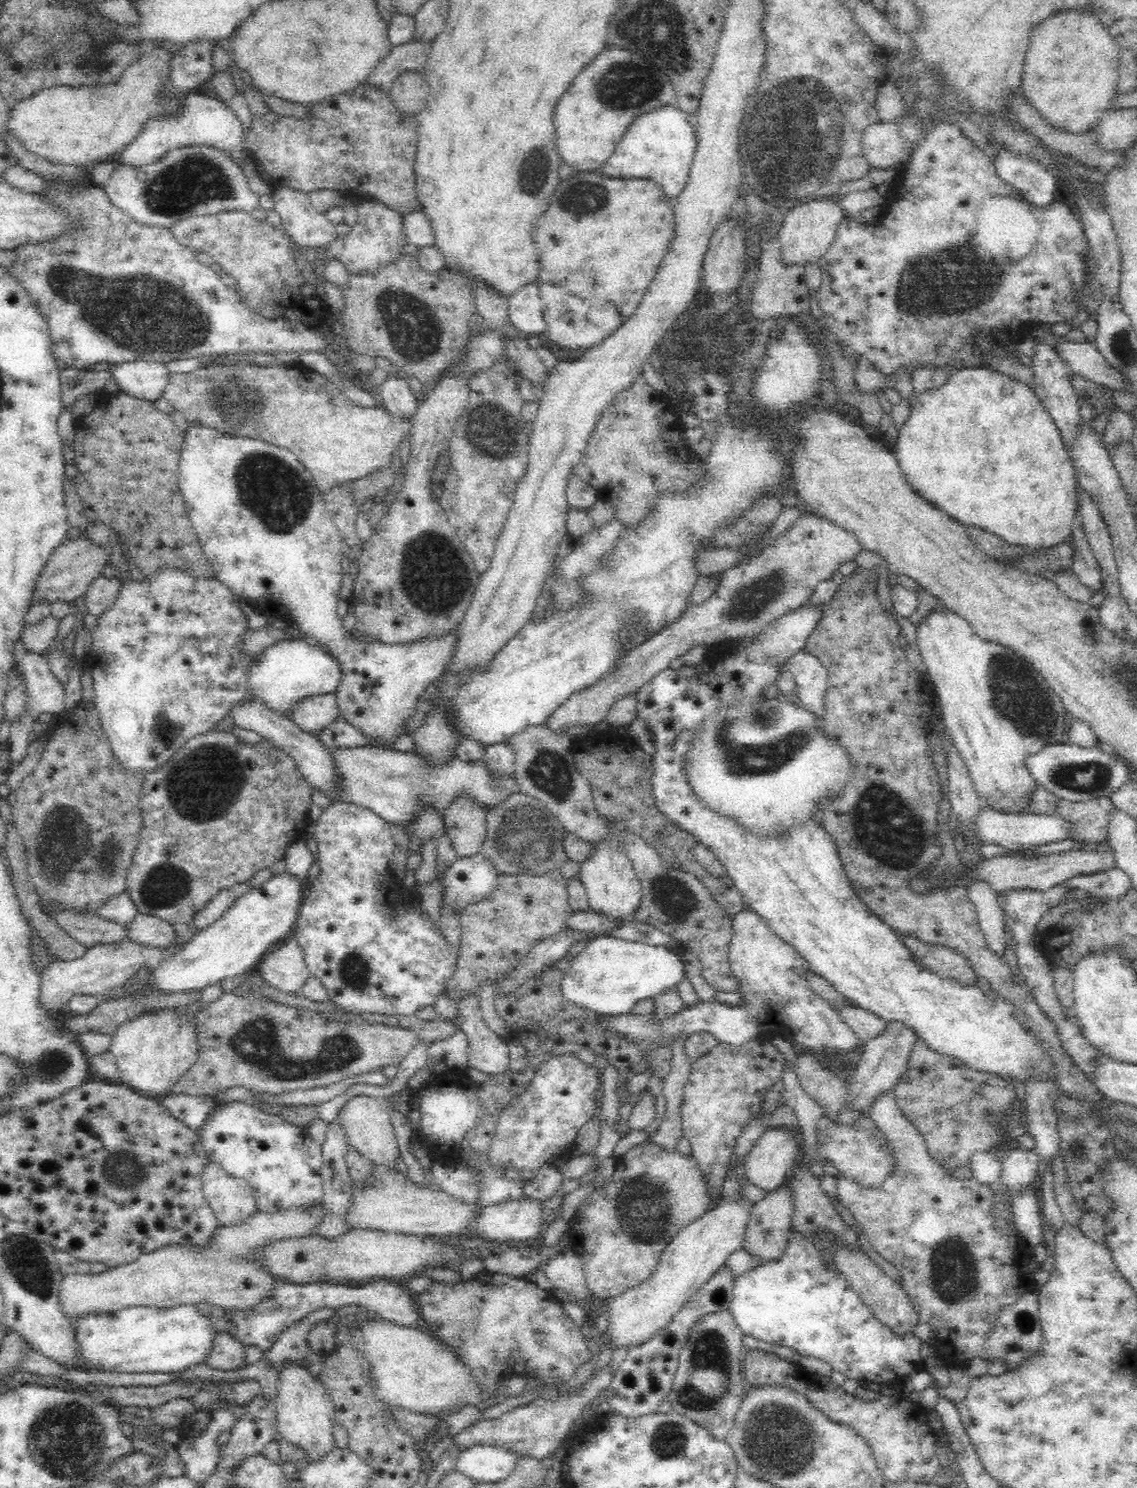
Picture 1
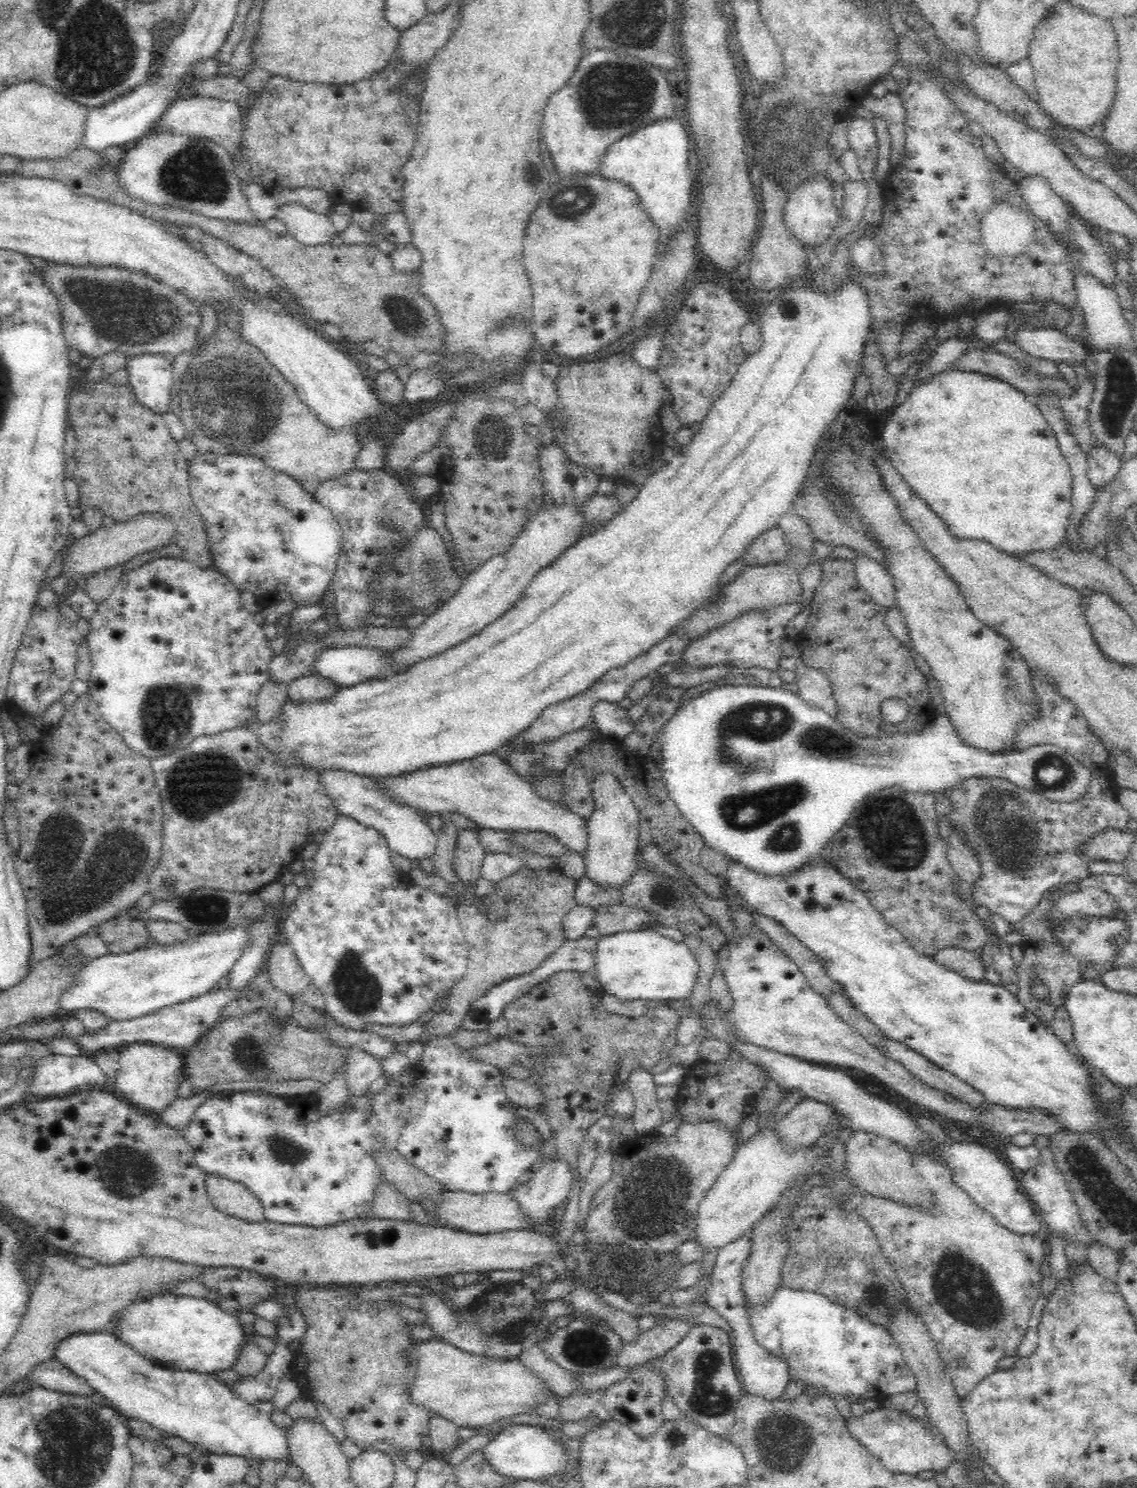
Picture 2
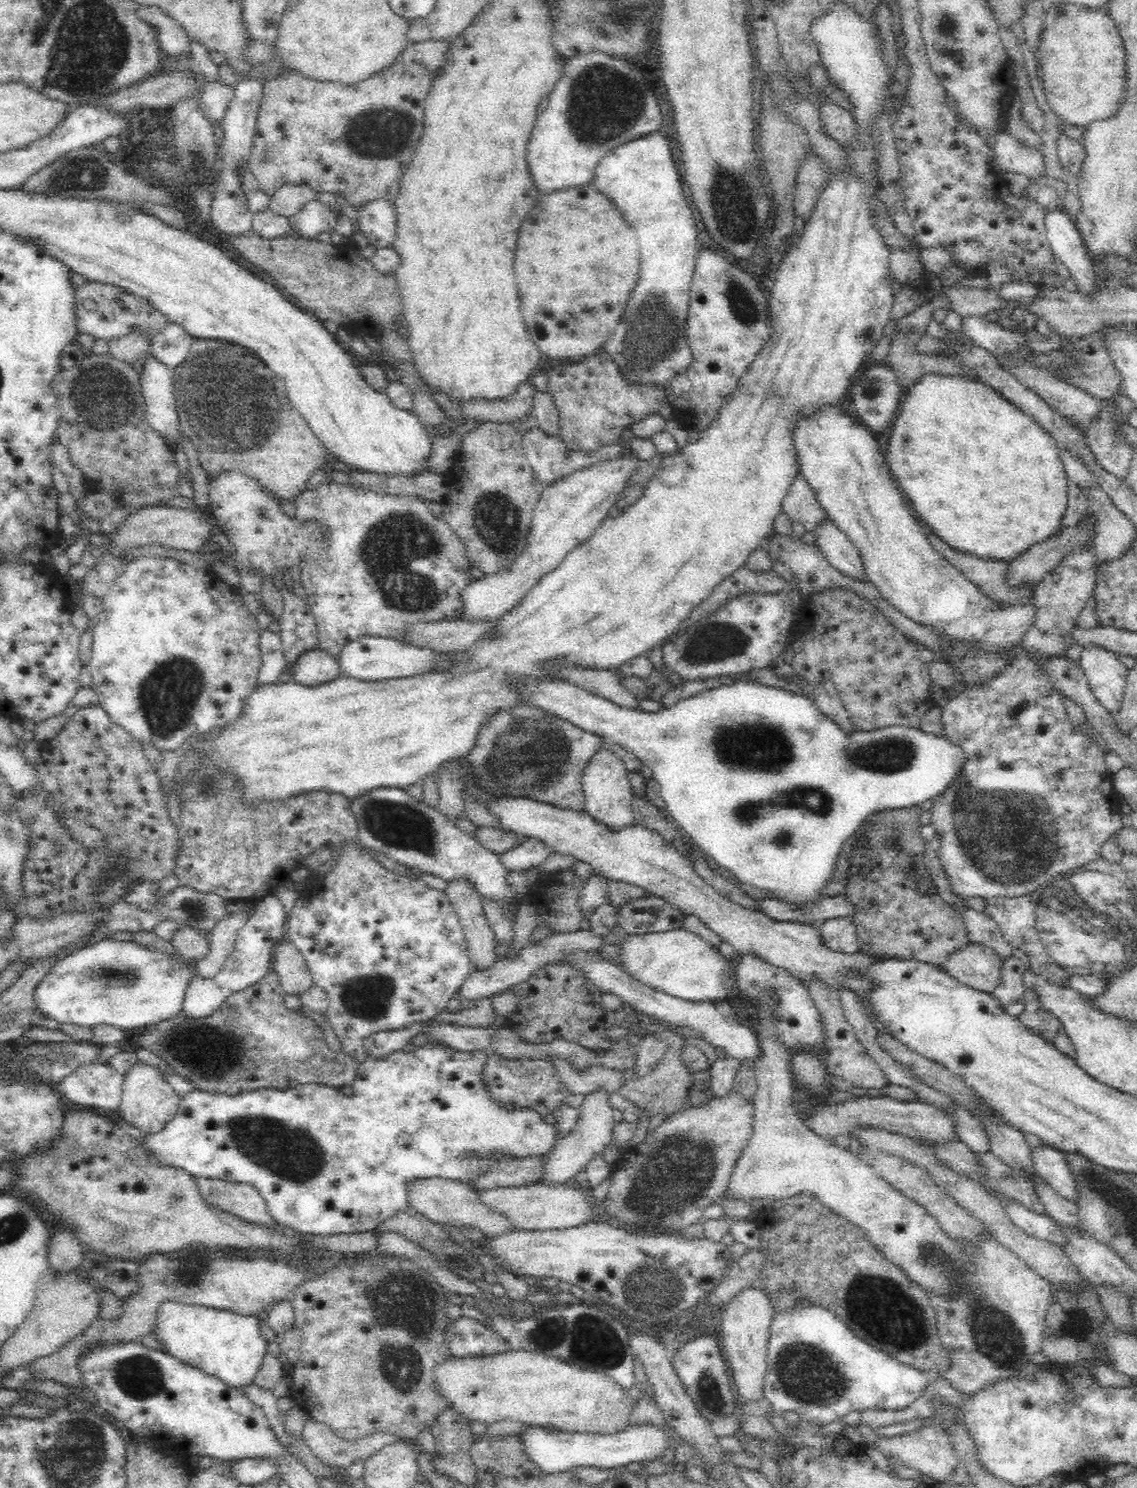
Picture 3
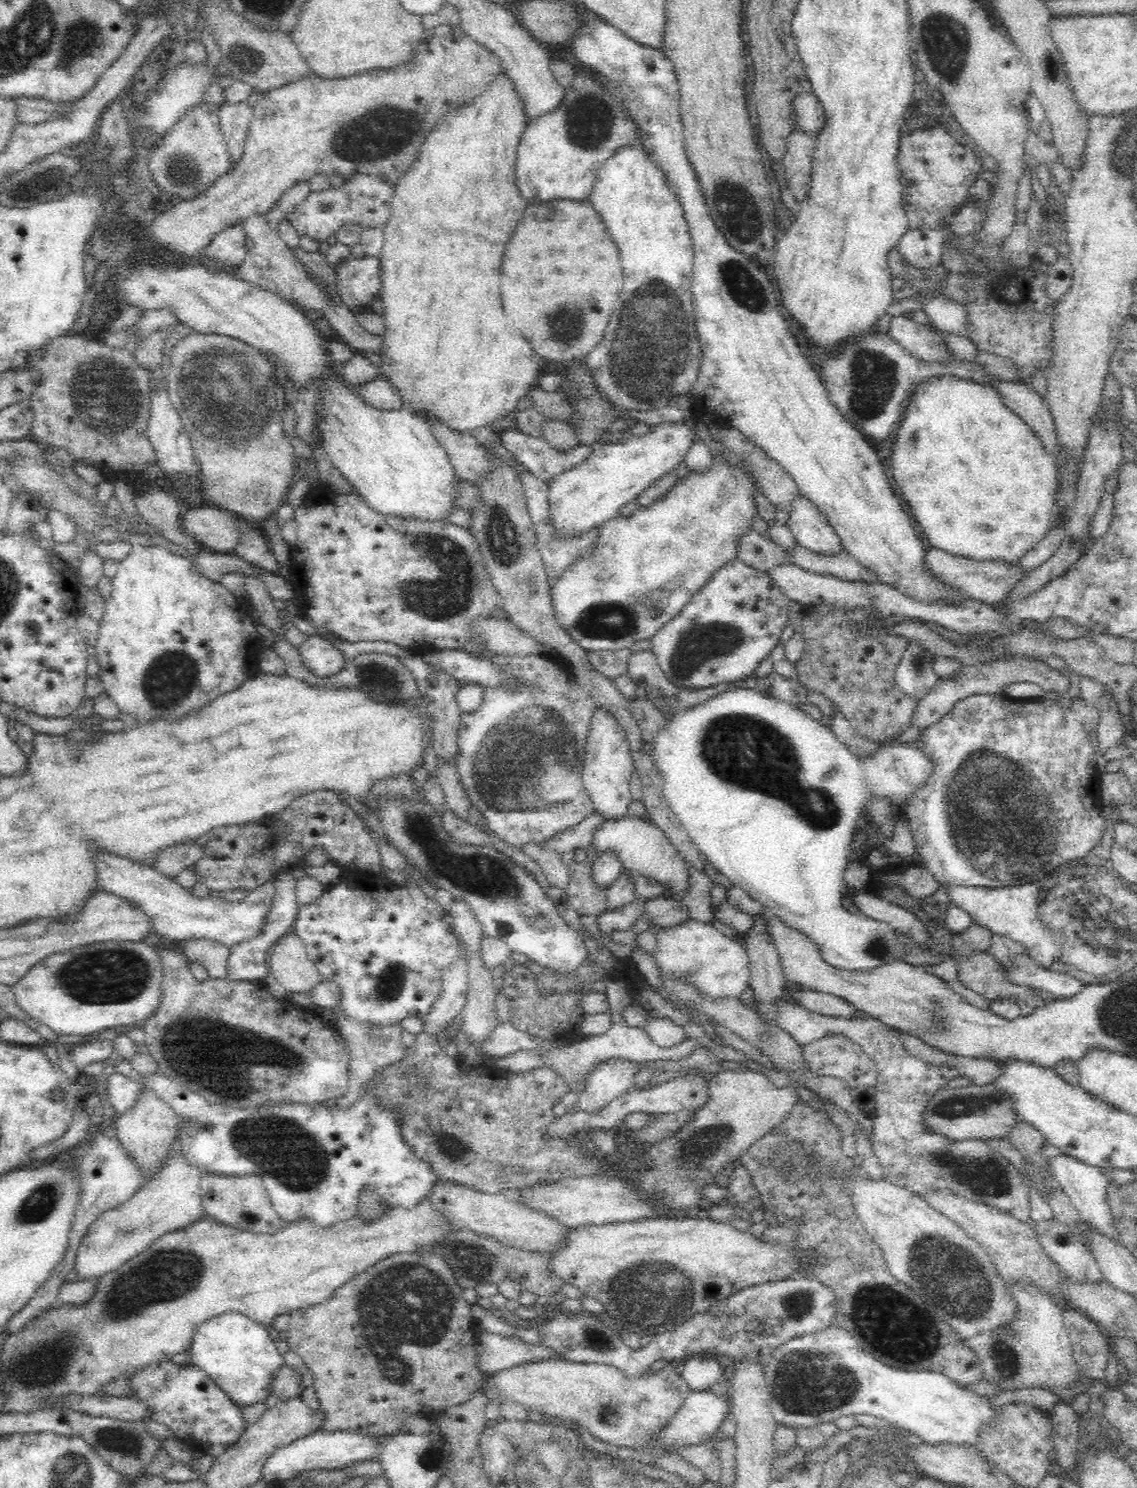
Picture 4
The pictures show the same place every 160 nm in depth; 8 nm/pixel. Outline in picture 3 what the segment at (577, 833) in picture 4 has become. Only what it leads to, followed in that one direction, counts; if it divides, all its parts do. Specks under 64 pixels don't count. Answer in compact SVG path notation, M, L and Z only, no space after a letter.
M526 836L517 848L511 848L500 854L502 863L508 870L520 871L542 864L550 854L556 853L554 845L548 845L540 837Z

